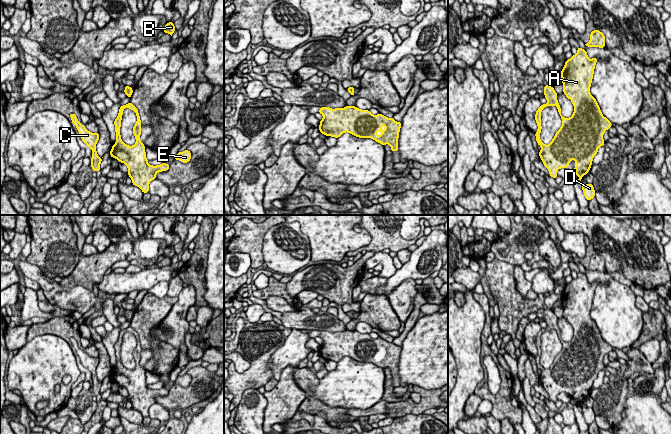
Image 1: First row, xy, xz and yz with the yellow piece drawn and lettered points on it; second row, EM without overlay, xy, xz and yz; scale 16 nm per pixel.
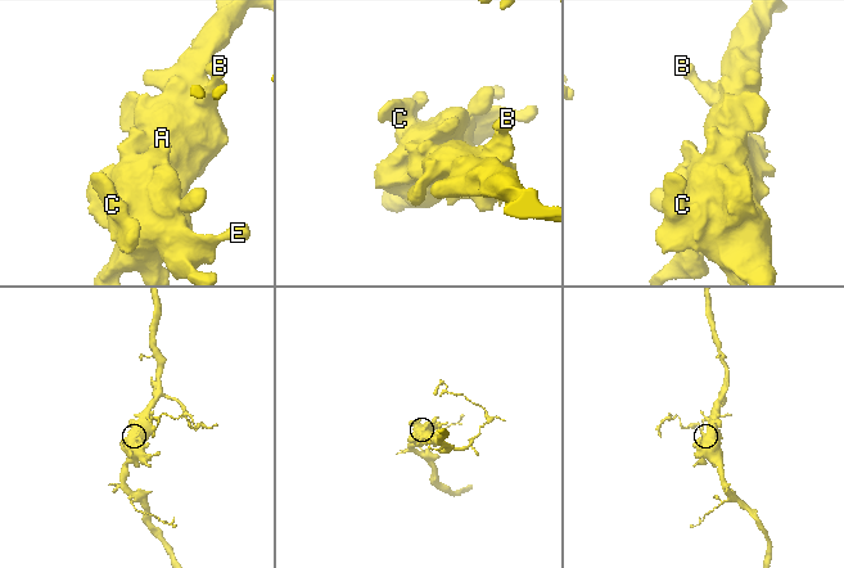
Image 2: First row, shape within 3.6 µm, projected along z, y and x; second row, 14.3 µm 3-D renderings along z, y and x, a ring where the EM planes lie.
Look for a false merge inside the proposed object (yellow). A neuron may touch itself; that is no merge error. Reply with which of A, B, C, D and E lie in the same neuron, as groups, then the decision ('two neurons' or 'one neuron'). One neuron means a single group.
A B C D E | one neuron

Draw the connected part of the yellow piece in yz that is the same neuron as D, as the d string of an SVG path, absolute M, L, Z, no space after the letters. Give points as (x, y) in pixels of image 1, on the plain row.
M582 407L582 414L583 414L585 422L588 425L595 421L595 414L593 411L593 408L583 408Z

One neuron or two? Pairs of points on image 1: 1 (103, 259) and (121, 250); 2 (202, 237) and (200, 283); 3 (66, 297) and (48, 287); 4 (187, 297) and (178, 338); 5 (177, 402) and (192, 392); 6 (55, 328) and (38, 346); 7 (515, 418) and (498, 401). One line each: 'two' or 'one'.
1: one
2: one
3: one
4: one
5: one
6: two
7: one

